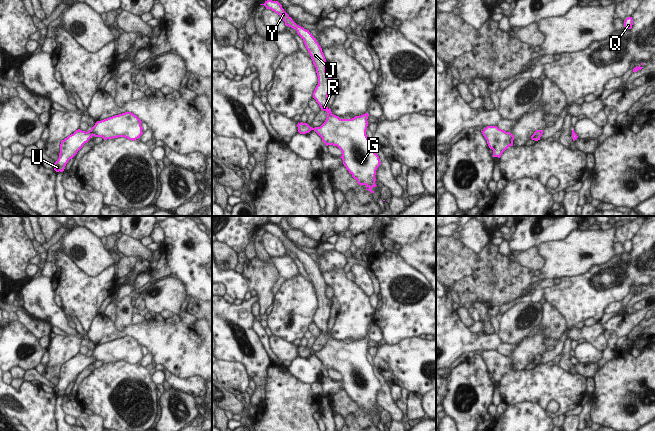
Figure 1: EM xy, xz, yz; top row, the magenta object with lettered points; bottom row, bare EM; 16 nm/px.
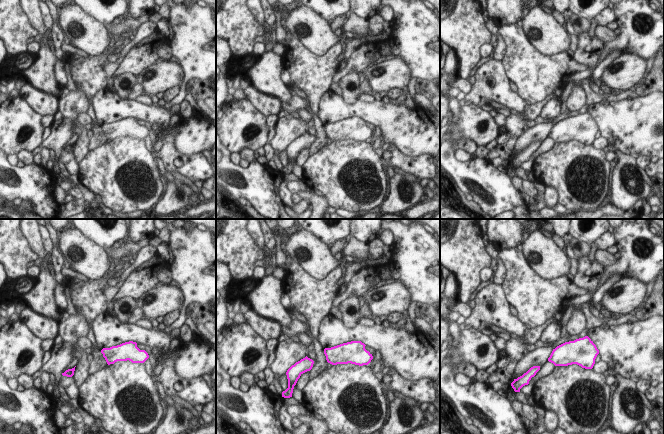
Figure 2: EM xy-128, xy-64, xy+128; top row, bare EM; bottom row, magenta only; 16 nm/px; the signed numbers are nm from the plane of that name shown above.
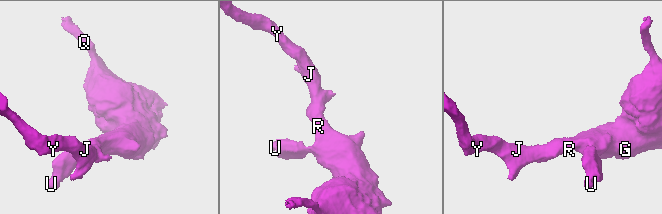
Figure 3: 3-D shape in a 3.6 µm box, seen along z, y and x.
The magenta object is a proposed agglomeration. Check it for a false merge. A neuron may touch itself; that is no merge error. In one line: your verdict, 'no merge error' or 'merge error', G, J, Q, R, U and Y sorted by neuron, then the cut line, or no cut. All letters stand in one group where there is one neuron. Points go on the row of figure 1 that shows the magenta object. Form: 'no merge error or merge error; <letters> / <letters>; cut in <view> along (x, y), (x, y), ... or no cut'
no merge error; G J Q R U Y; no cut

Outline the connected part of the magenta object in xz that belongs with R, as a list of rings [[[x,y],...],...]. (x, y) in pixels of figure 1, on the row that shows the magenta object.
[[[267,0],[260,5],[264,5],[266,9],[271,9],[277,13],[283,18],[286,26],[297,31],[297,34],[303,39],[316,68],[318,85],[313,92],[313,98],[321,110],[327,112],[327,118],[320,127],[315,128],[310,127],[307,123],[298,122],[298,132],[306,134],[314,130],[326,146],[337,146],[342,151],[340,158],[352,177],[357,180],[359,185],[365,185],[366,190],[374,193],[372,188],[377,186],[375,184],[376,170],[381,162],[373,150],[372,142],[366,135],[369,114],[365,113],[352,119],[341,119],[334,115],[327,106],[328,93],[332,83],[331,75],[326,72],[326,59],[316,38],[309,30],[297,25],[278,1]]]

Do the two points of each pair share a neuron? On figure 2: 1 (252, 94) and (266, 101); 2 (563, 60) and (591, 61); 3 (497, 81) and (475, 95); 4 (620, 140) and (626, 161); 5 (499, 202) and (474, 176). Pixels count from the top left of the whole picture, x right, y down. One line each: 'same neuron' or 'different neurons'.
1: same neuron
2: different neurons
3: same neuron
4: different neurons
5: same neuron

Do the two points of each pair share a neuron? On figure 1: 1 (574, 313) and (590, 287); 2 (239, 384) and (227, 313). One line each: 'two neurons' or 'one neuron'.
1: one neuron
2: two neurons

